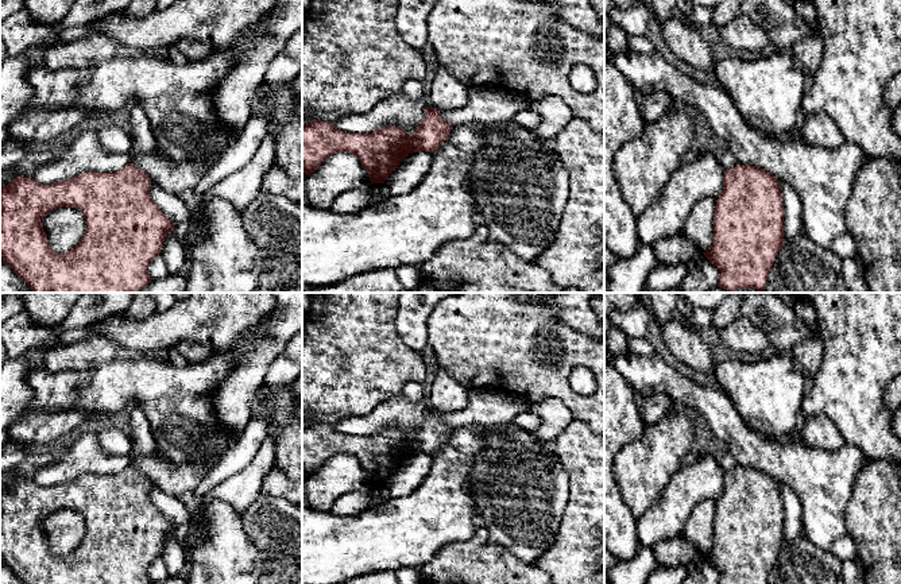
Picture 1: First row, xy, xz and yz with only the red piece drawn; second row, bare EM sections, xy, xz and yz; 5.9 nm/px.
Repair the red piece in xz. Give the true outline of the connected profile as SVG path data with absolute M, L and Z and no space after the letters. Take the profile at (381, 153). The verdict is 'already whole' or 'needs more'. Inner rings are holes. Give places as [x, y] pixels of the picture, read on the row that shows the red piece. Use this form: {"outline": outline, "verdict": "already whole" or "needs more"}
{"outline": "M432 107L411 136L397 125L372 134L348 134L328 121L312 120L302 127L302 173L309 177L330 155L349 152L359 158L371 185L384 183L409 154L436 152L449 139L452 128Z", "verdict": "already whole"}

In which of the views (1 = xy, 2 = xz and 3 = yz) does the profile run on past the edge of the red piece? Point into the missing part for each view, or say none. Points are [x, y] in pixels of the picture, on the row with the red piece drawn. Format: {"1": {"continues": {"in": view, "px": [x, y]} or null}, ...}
{"1": {"continues": null}, "2": {"continues": null}, "3": {"continues": null}}

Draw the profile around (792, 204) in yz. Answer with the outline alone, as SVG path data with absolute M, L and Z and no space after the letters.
M778 181L784 205L784 244L790 241L803 228L803 204L798 193L785 181Z

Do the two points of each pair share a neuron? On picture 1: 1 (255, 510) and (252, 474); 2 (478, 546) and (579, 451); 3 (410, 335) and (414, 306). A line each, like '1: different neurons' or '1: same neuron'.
1: different neurons
2: different neurons
3: same neuron

